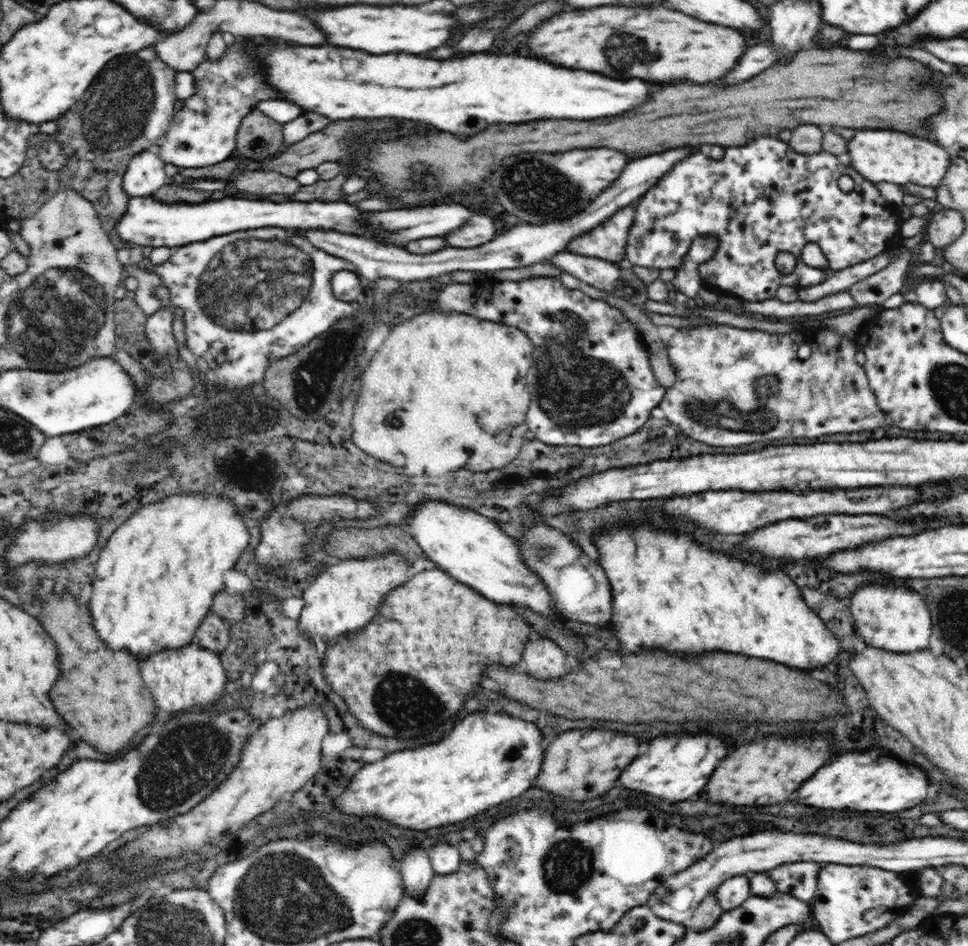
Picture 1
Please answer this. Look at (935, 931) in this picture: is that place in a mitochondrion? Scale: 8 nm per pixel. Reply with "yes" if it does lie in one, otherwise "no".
no

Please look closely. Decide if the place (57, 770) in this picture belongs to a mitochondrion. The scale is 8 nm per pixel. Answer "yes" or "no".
no

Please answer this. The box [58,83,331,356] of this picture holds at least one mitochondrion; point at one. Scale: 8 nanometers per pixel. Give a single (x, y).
(253, 285)

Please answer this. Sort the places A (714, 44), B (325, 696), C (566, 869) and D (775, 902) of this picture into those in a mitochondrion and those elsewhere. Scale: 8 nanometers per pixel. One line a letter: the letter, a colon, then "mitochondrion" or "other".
A: other
B: other
C: mitochondrion
D: other

